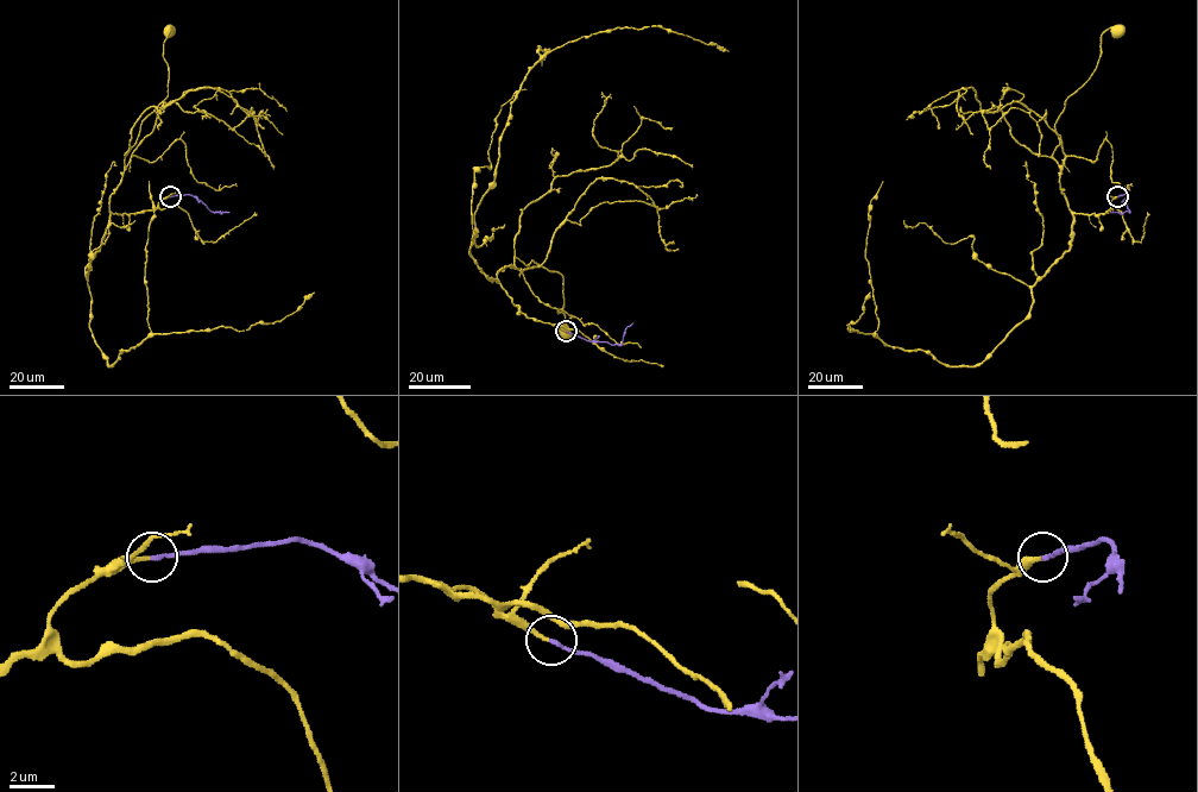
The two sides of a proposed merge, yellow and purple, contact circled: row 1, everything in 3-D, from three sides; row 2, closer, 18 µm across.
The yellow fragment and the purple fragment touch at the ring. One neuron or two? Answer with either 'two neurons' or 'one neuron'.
one neuron

